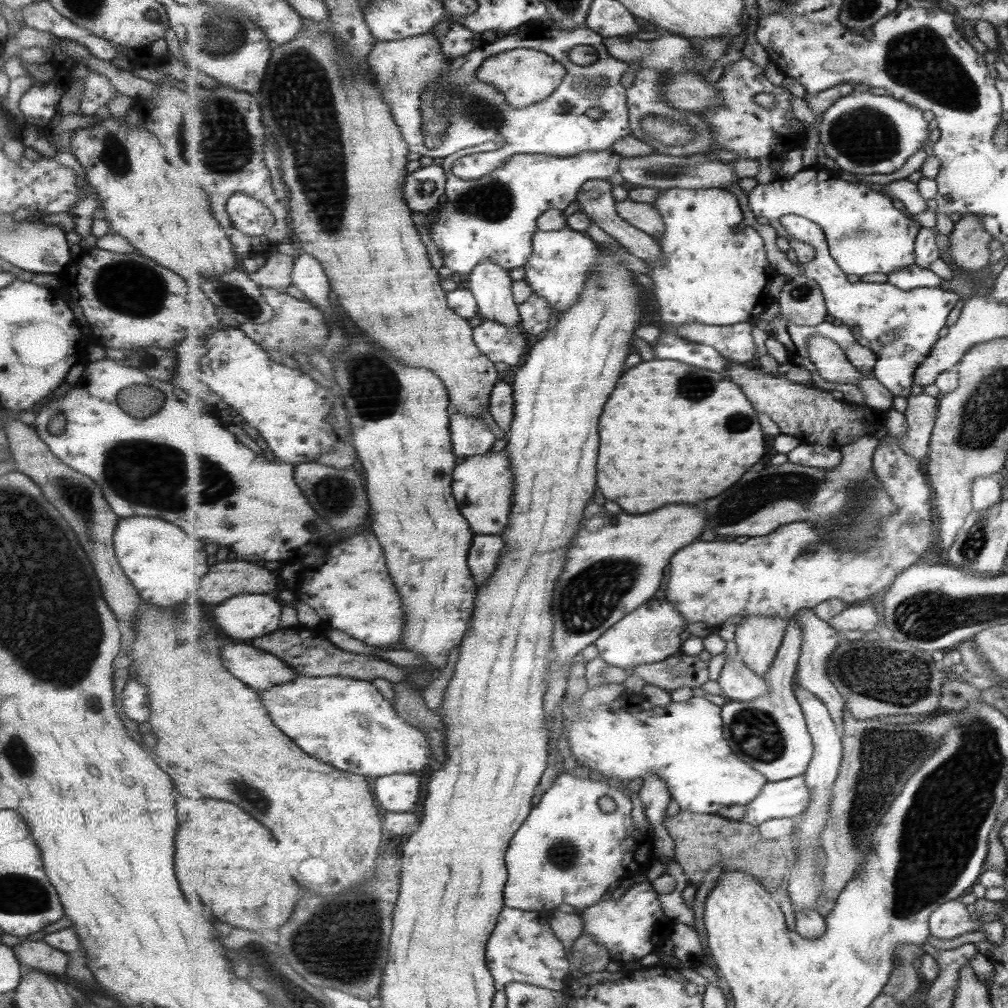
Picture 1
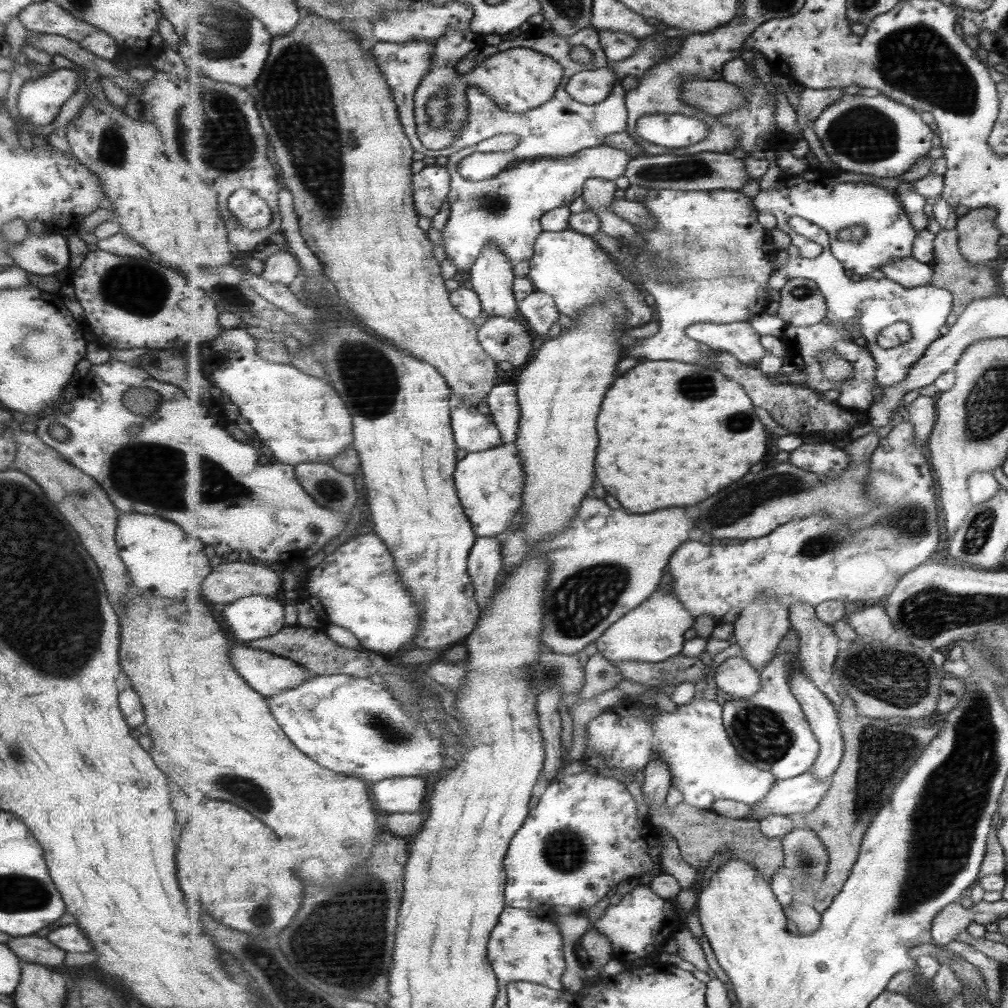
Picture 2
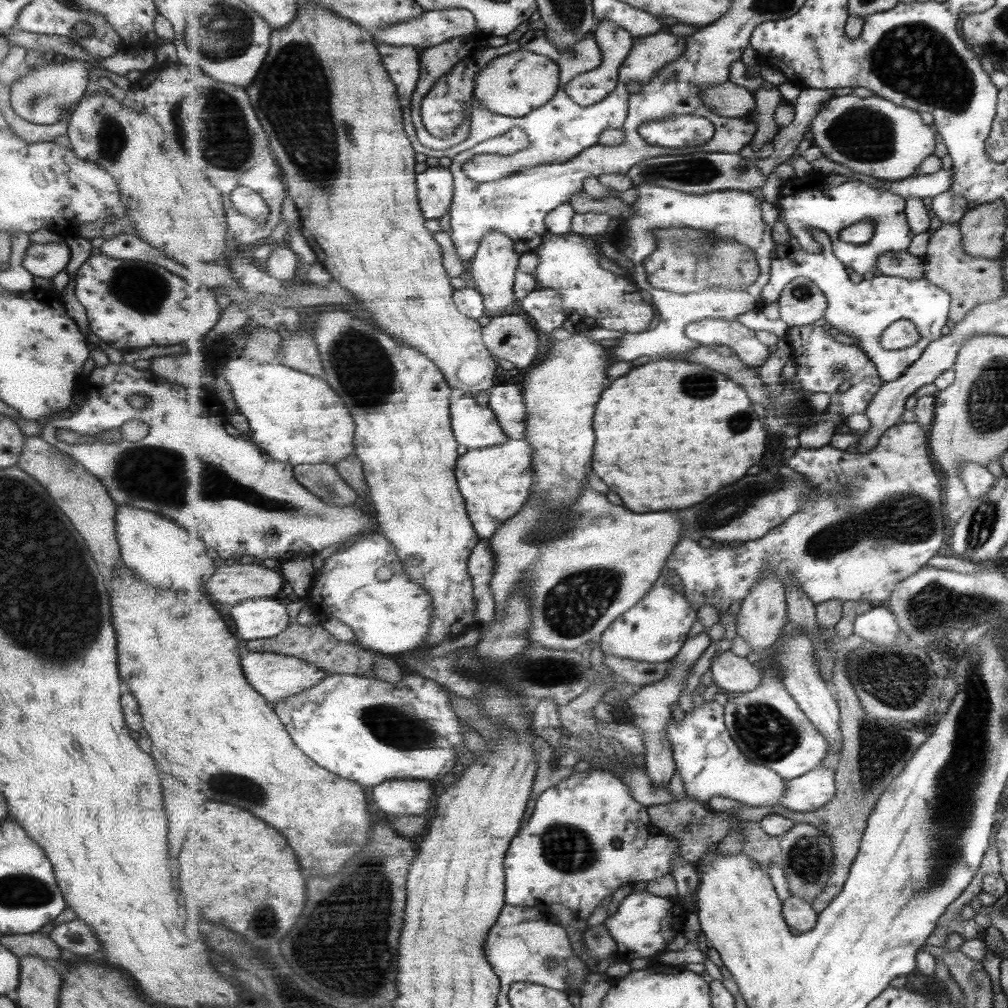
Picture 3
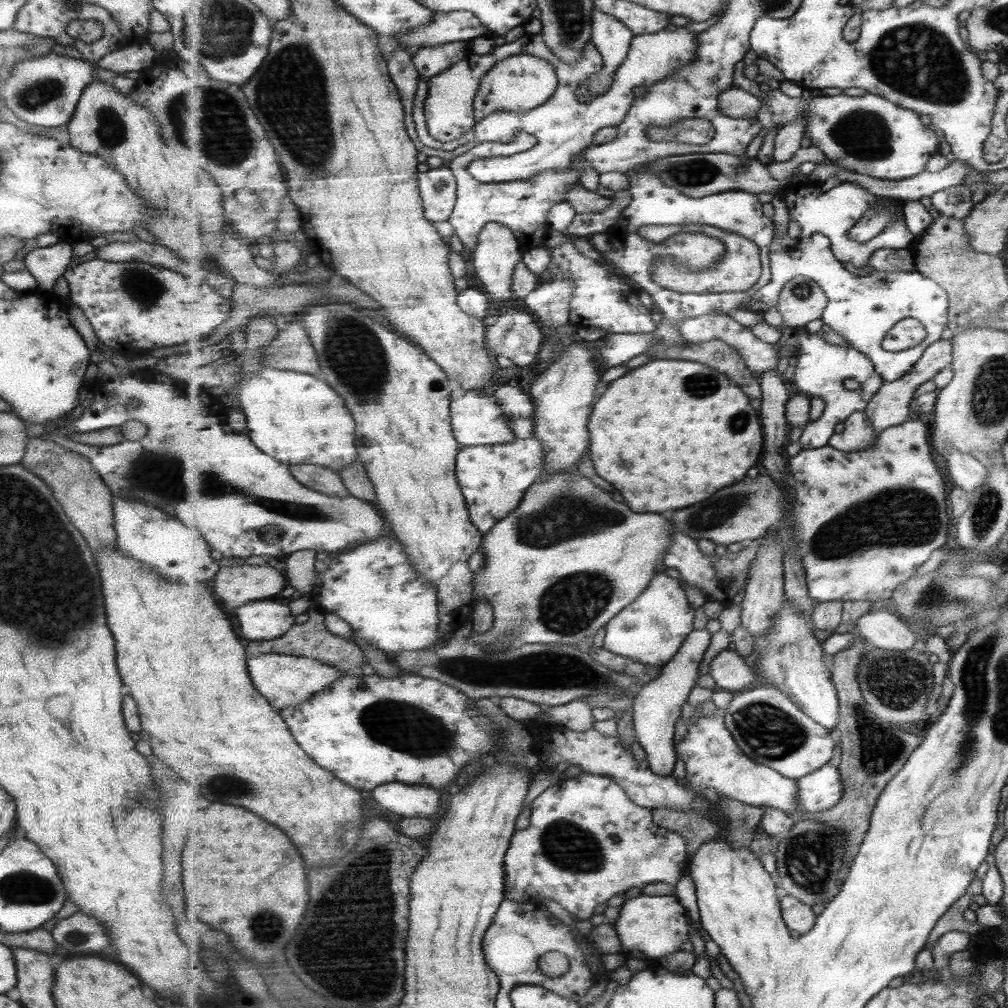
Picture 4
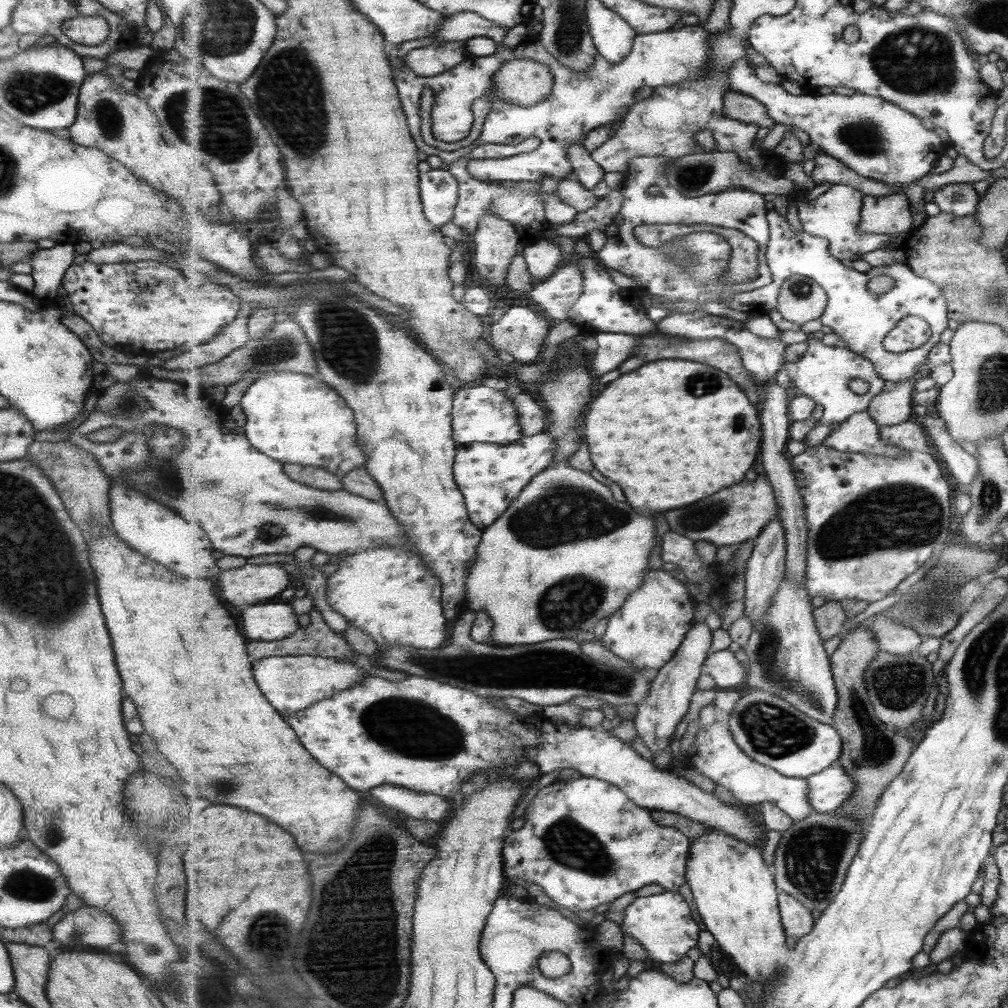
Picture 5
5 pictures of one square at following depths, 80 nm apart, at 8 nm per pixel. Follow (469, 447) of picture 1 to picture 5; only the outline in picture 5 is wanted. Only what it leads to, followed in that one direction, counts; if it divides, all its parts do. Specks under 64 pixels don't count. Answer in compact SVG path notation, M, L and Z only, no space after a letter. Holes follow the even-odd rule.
M487 385L476 387L461 386L455 395L454 439L459 444L493 443L507 445L518 442L524 437L524 428L520 423L520 414L514 400L506 393L506 389L491 388Z

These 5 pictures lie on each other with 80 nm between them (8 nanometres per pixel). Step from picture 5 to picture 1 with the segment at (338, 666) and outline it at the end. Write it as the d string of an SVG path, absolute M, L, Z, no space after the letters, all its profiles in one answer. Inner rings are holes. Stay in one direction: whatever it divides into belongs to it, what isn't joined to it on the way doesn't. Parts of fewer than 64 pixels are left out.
M227 644L223 648L227 668L258 693L298 678L298 672L274 653L247 644Z

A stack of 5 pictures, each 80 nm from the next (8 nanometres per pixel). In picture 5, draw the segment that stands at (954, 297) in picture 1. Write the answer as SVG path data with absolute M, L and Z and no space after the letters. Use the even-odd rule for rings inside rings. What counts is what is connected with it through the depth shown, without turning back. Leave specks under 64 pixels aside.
M774 209L768 211L770 221L770 244L768 246L768 265L772 269L772 283L767 286L740 292L727 306L738 311L753 314L767 314L778 307L778 298L783 283L791 275L803 275L816 280L828 294L828 307L820 322L830 327L853 352L860 354L875 365L875 370L886 381L899 383L913 379L926 364L929 353L941 342L943 332L949 328L950 309L943 289L927 277L917 276L910 265L895 261L889 265L873 267L867 272L858 272L847 267L830 253L830 241L801 231L793 232L787 218ZM879 276L892 276L896 285L885 294L874 296L868 289L868 282ZM905 316L925 318L932 328L930 342L921 350L894 353L884 347L886 336Z

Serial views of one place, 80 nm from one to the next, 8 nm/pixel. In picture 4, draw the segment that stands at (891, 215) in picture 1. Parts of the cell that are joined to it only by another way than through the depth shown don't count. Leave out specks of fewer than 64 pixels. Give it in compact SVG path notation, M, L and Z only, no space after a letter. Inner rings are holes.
M810 177L806 179L806 182L791 184L787 191L782 193L791 219L801 228L801 238L812 238L813 234L817 233L829 236L835 256L839 256L839 260L842 260L844 263L850 262L857 268L867 266L869 258L873 256L875 250L881 250L881 248L907 249L913 244L913 240L916 237L908 228L904 218L904 201L902 199L877 196L875 193L863 188L861 184L853 184L851 182L841 182L828 191L819 191L820 185L820 181ZM875 207L885 207L893 211L898 220L895 223L891 223L885 231L881 232L875 239L869 240L869 242L851 240L851 228L854 228L859 223L859 220L863 218L867 211Z

